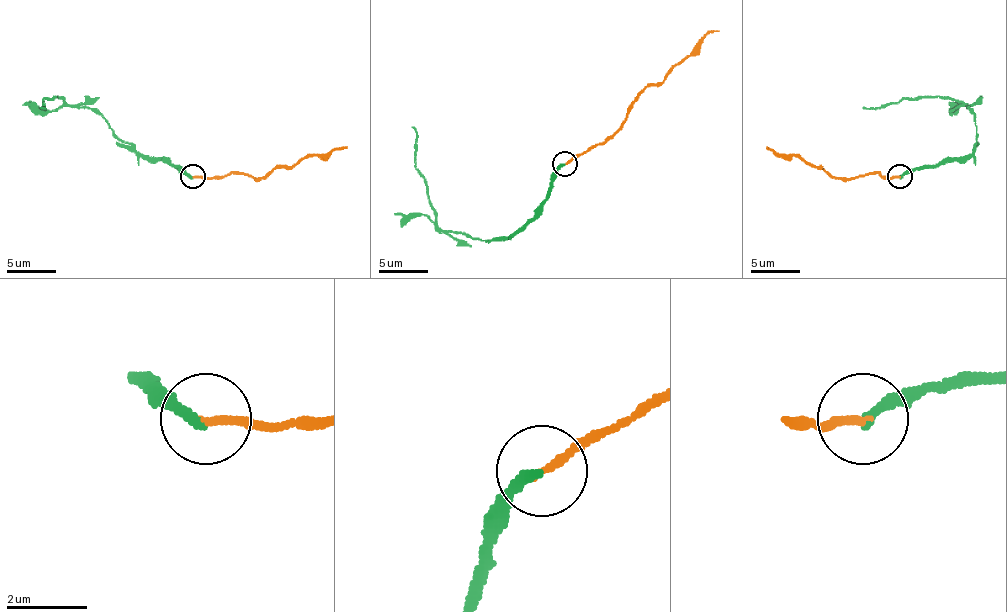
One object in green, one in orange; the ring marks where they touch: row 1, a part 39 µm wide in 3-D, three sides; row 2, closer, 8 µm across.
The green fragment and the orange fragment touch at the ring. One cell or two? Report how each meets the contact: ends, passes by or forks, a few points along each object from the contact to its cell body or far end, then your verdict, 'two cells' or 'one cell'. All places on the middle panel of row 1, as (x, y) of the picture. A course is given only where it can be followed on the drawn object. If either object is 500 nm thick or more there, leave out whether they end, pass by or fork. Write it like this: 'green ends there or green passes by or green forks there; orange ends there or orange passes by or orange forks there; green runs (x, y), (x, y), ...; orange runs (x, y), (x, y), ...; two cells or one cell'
green ends there; orange ends there; green runs (563, 164), (543, 206), (518, 228), (494, 241), (442, 231), (427, 182), (415, 167), (412, 127); orange runs (565, 164), (605, 142), (646, 88), (664, 81), (711, 31), (718, 31); two cells

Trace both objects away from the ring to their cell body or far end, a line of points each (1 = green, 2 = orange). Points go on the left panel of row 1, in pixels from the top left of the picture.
1: (191, 175), (146, 158), (82, 106), (55, 97), (40, 106)
2: (193, 175), (220, 178), (233, 173), (265, 178), (274, 168), (292, 168), (307, 156), (329, 156), (346, 146)

